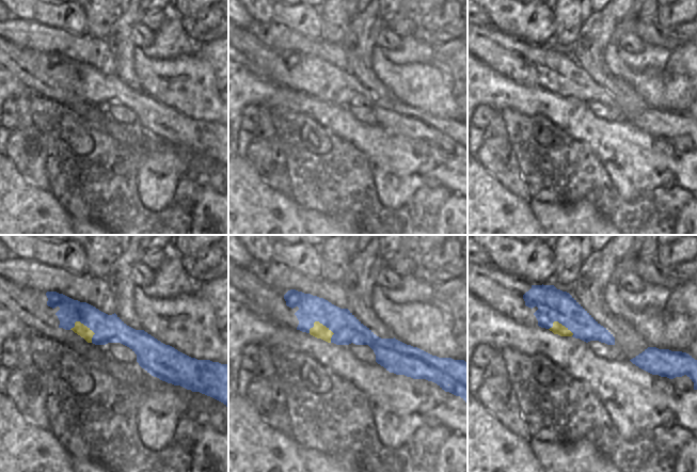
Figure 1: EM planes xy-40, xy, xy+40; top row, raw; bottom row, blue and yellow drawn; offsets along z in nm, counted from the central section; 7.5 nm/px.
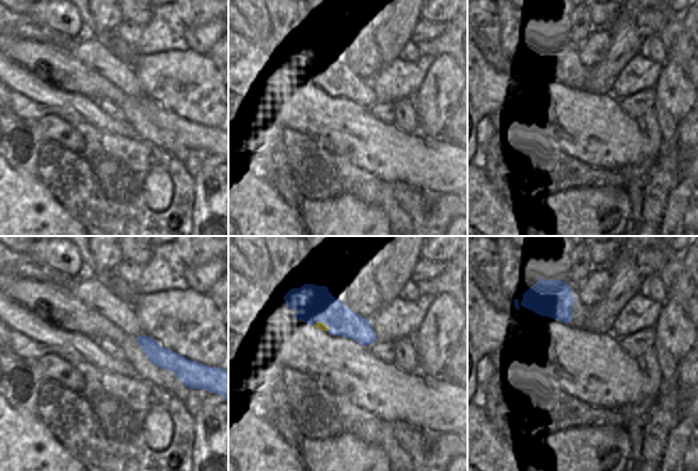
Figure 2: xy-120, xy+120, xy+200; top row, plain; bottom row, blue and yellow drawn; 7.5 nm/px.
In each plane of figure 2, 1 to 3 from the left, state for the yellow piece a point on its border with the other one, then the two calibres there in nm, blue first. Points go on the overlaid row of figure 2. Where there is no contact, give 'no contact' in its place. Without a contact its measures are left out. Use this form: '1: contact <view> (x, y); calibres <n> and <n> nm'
1: no contact
2: contact xy+120 (321, 322); calibres 280 and 60 nm
3: no contact

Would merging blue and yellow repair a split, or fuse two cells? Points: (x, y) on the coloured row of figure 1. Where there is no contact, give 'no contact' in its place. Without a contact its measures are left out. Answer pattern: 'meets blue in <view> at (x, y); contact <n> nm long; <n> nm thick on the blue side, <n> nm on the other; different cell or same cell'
meets blue in xy at (329, 329); contact 200 nm long; 220 nm thick on the blue side, 110 nm on the other; different cell

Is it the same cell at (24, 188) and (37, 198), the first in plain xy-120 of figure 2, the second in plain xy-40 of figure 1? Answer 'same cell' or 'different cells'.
same cell

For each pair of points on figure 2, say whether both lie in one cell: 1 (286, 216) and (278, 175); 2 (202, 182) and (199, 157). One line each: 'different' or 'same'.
1: different
2: different

